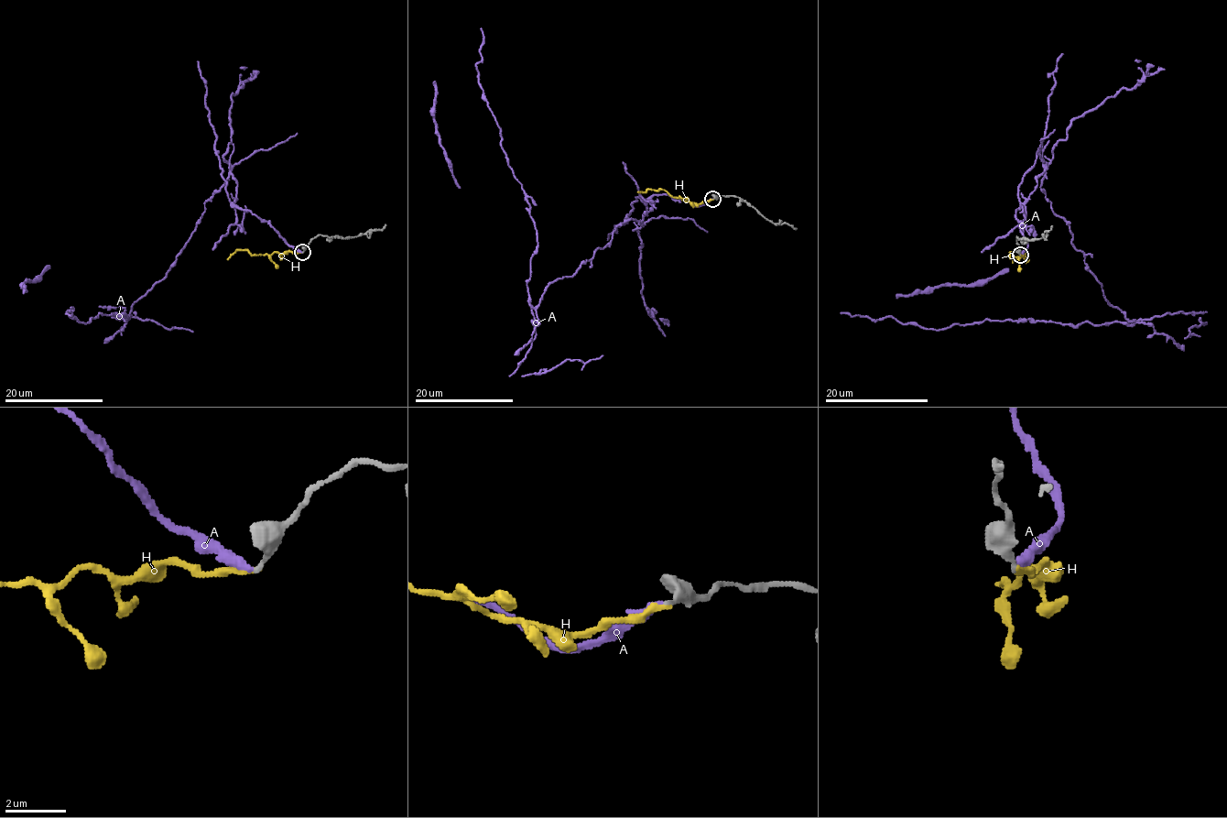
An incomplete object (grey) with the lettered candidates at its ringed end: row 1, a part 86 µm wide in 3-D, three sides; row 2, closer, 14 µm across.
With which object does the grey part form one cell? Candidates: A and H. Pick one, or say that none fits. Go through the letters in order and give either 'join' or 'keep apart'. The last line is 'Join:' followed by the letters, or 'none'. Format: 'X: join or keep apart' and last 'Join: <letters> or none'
A: keep apart
H: join
Join: H

